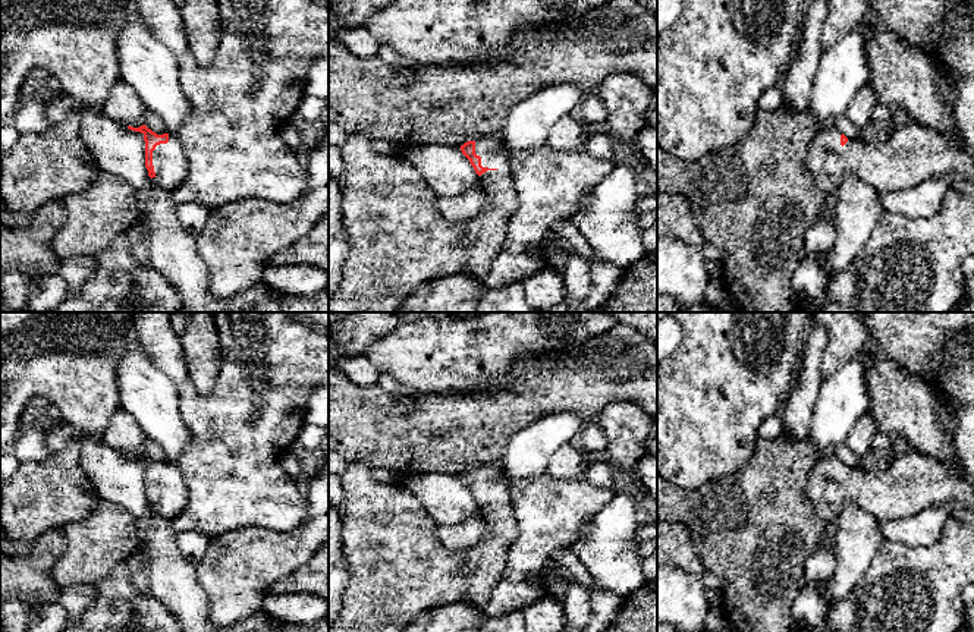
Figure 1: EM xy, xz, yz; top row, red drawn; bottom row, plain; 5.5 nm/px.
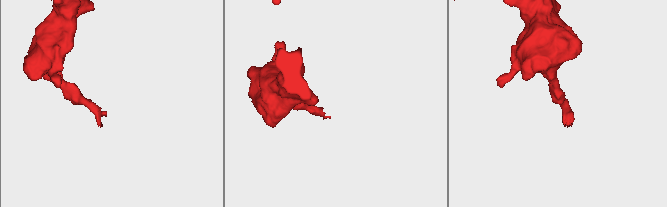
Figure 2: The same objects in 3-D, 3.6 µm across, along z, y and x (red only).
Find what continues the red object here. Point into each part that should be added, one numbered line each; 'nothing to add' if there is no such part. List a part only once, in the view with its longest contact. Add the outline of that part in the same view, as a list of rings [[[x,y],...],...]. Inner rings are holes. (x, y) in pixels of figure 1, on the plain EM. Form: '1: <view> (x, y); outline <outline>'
1: xz (399, 568); outline [[[500,460],[475,469],[475,482],[481,485],[481,494],[488,497],[480,504],[486,535],[480,544],[464,550],[450,550],[440,543],[437,523],[403,484],[381,484],[373,477],[371,468],[362,463],[349,463],[340,481],[345,494],[345,507],[339,512],[342,550],[351,576],[329,632],[402,632],[420,613],[461,600],[484,610],[503,575],[508,551],[518,535],[510,484]]]

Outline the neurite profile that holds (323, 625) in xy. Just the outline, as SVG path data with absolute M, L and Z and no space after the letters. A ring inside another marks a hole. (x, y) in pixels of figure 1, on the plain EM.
M329 617L311 625L279 622L280 632L329 632Z

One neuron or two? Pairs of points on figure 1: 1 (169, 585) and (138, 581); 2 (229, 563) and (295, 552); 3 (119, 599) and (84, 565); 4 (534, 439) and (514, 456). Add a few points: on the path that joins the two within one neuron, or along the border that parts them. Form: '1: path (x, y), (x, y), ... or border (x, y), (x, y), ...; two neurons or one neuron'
1: border (137, 550), (143, 559), (143, 569), (150, 591); two neurons
2: path (245, 562), (257, 556), (279, 553); one neuron
3: border (123, 560), (94, 584); two neurons
4: path (530, 443), (518, 455); one neuron

